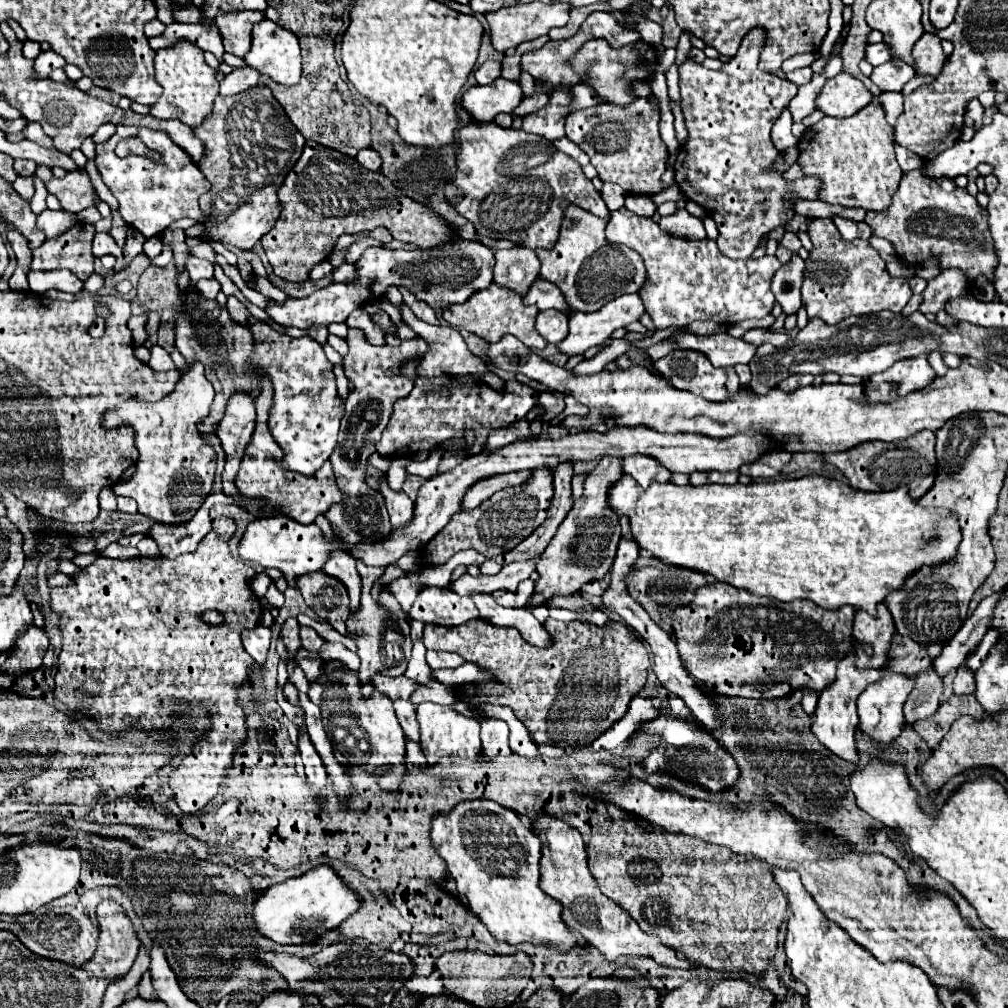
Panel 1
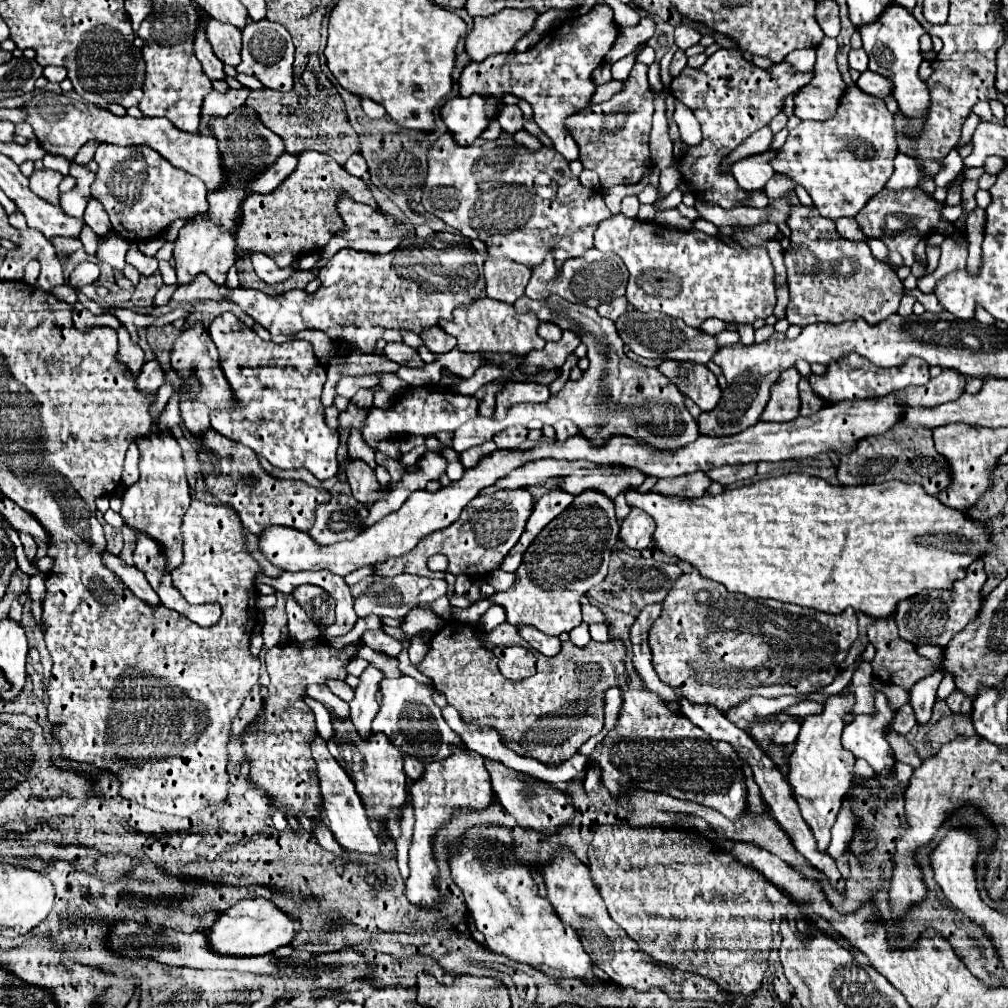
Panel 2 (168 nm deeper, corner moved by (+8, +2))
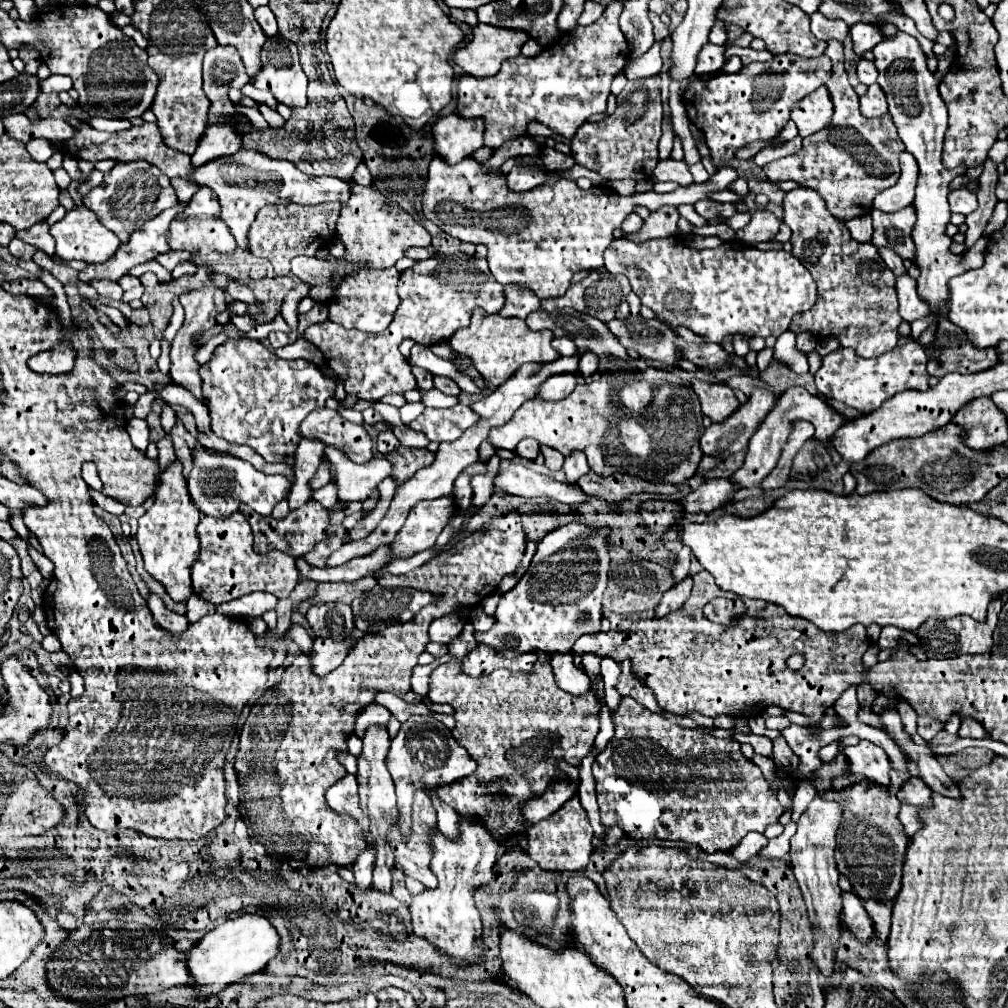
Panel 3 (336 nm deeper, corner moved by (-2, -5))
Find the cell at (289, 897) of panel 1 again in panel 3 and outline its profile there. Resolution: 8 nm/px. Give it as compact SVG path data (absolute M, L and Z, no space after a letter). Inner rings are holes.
M243 914L225 920L215 930L207 932L187 954L187 970L191 976L189 986L195 988L193 998L209 1000L227 986L239 982L247 974L255 974L267 966L267 962L279 952L279 934L265 916Z

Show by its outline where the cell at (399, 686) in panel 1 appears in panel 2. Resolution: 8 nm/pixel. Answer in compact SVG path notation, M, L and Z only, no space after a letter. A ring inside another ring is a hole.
M399 677L399 679L383 679L379 683L379 691L383 695L379 713L373 719L373 731L383 731L397 747L411 753L413 757L419 757L421 761L437 761L443 757L449 757L449 743L463 745L457 733L447 725L447 721L441 715L441 709L433 701L433 687L415 681L413 677ZM399 735L407 735L409 741L395 741Z

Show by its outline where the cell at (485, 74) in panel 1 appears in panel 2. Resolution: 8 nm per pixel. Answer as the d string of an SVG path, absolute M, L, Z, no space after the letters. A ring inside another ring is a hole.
M595 5L589 13L579 15L571 21L565 21L561 27L551 29L535 47L527 49L525 53L511 51L511 53L491 55L481 63L469 63L459 77L459 91L461 91L463 97L469 97L469 95L477 93L477 95L495 95L495 97L501 99L505 93L513 93L521 99L527 99L533 105L535 121L541 127L541 131L553 141L555 149L567 161L575 161L575 159L579 159L579 149L577 149L577 143L573 141L571 133L565 129L563 119L571 113L581 111L583 107L587 107L591 95L595 93L595 85L591 81L591 71L605 61L605 53L611 49L617 35L619 35L619 27L613 21L611 7L609 5Z

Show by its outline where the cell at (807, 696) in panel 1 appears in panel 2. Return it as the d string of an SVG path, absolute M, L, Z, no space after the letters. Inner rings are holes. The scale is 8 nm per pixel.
M789 717L789 719L783 723L783 727L771 737L771 741L777 743L777 745L785 745L785 747L787 747L787 745L793 745L795 739L797 739L799 729L801 729L799 717Z

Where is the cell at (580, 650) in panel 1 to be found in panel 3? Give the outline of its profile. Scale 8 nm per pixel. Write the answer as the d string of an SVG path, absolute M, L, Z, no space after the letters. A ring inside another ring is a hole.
M537 652L539 660L535 662L531 672L509 672L509 670L495 670L491 676L471 678L461 672L461 660L453 658L447 664L441 664L431 674L431 690L429 698L437 704L451 704L455 708L455 728L451 730L453 738L469 752L471 758L477 760L477 770L455 784L439 788L439 796L447 802L457 814L465 818L477 818L481 824L491 832L491 836L499 838L501 844L507 848L519 846L517 834L525 834L529 822L521 818L521 804L529 798L541 796L549 786L549 780L555 774L563 774L557 768L559 760L567 760L573 766L579 766L583 756L591 750L593 740L599 732L599 702L589 692L587 696L571 696L557 688L553 678L553 670L549 666L549 656ZM487 796L505 796L499 800L499 806L479 806L479 800Z

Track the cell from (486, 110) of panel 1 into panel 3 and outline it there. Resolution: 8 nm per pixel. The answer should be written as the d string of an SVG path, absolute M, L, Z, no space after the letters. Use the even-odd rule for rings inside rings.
M457 114L439 118L433 126L435 154L457 164L483 146L483 120L463 120Z

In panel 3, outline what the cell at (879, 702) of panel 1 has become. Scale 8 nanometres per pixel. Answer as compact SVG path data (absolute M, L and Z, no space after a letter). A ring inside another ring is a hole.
M861 740L855 746L845 746L841 754L849 758L849 774L865 776L869 780L879 782L881 786L889 786L891 762L883 748L875 746L873 742Z

